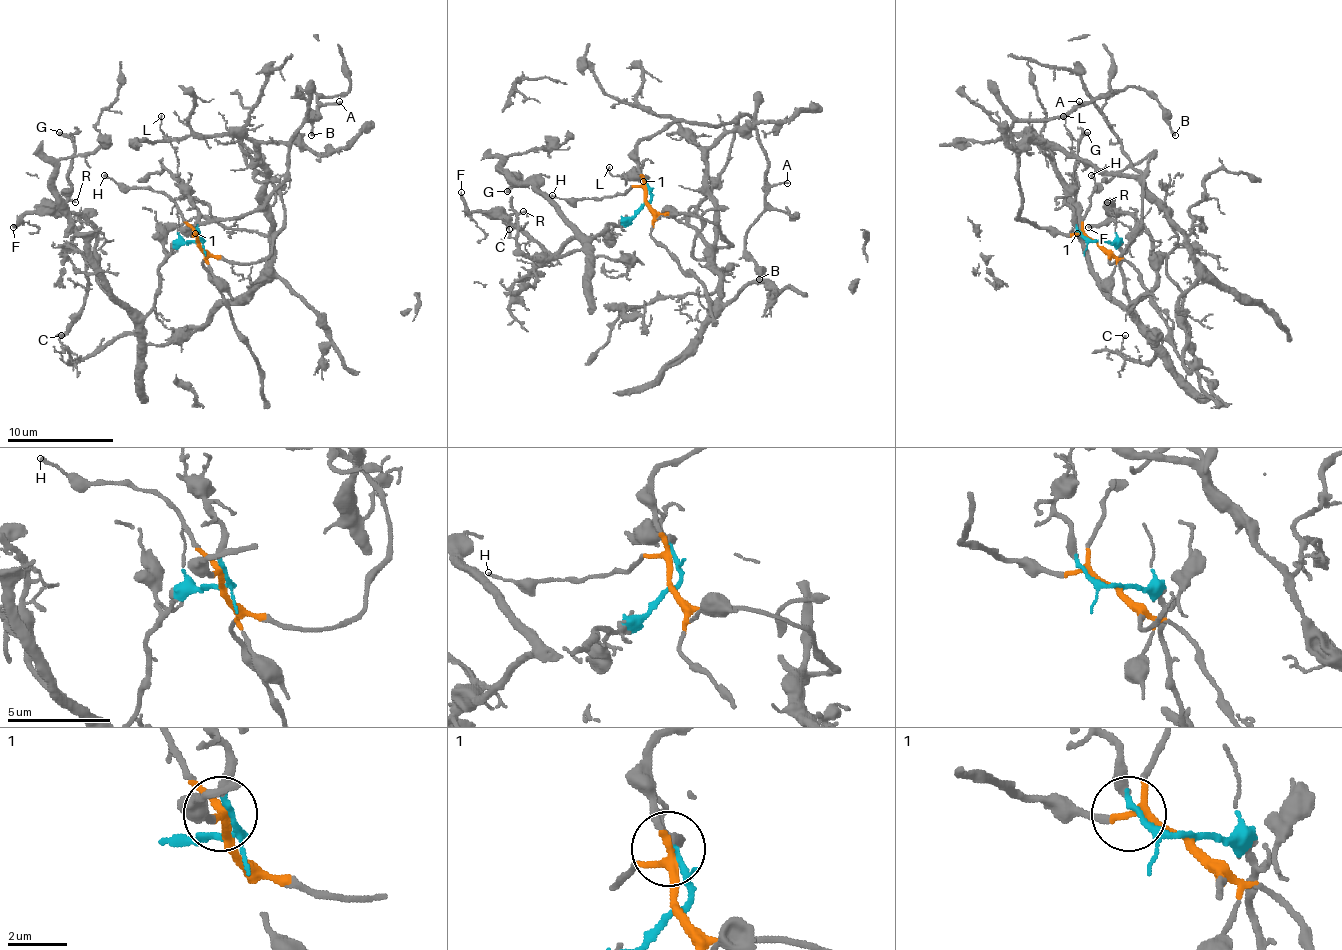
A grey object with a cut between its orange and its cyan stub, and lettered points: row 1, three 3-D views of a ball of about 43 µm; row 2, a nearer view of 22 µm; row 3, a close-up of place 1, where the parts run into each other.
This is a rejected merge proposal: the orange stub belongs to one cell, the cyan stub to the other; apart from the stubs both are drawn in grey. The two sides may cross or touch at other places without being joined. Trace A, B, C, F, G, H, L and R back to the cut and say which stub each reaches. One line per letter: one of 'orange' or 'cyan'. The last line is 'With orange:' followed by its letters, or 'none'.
A: orange
B: orange
C: cyan
F: cyan
G: cyan
H: orange
L: cyan
R: cyan
With orange: A, B, H

